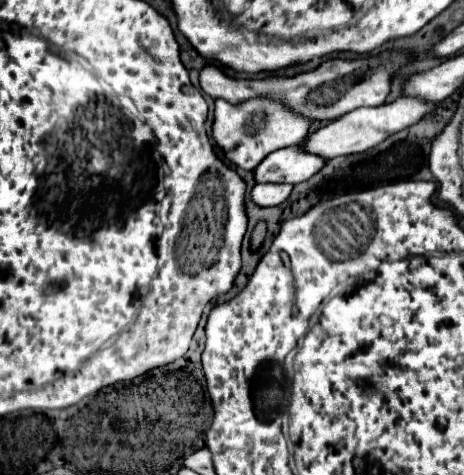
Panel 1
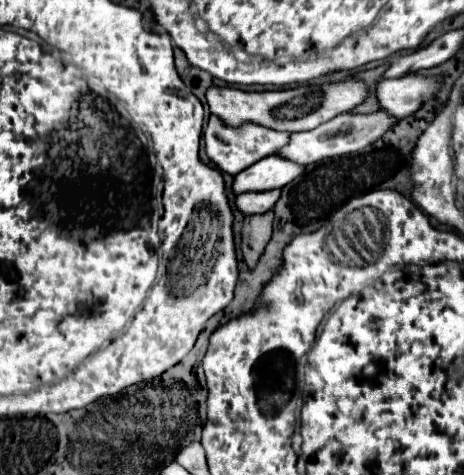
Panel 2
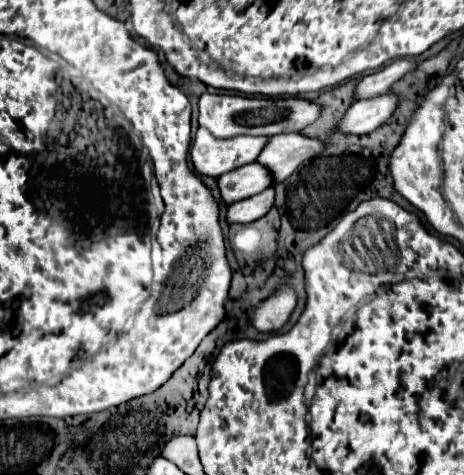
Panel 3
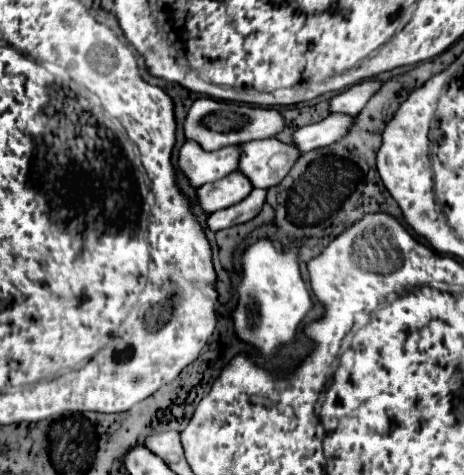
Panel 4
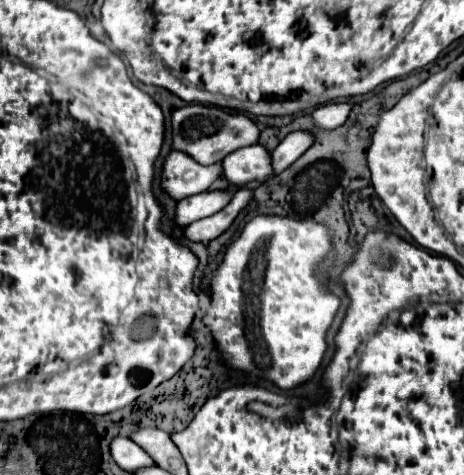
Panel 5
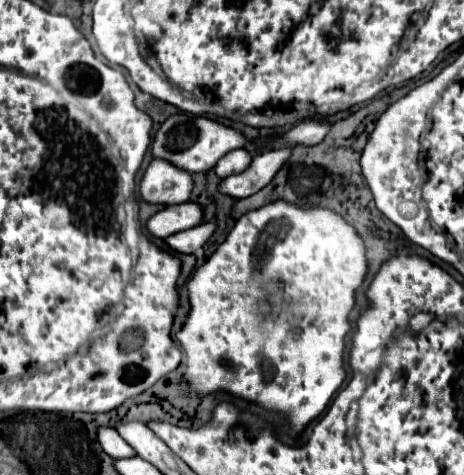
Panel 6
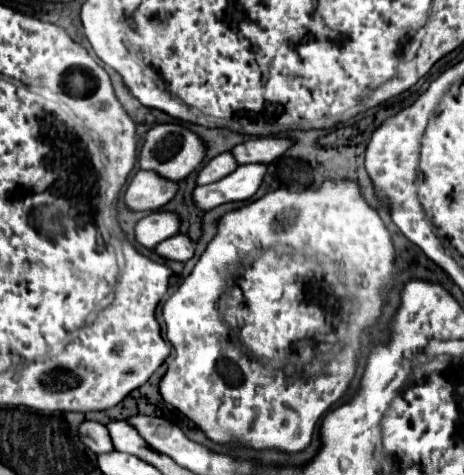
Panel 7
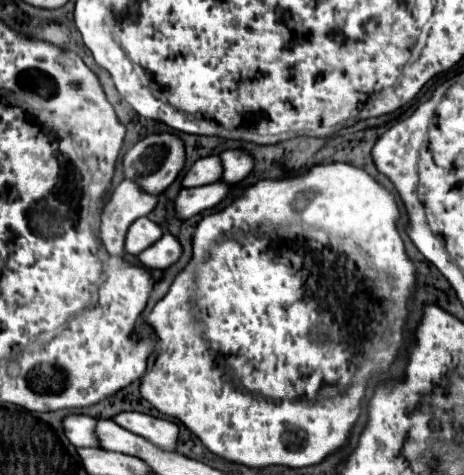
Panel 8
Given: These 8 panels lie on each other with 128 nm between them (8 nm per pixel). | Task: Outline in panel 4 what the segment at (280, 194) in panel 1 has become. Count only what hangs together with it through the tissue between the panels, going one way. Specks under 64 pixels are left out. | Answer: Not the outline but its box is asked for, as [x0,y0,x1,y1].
[206,190,266,232]

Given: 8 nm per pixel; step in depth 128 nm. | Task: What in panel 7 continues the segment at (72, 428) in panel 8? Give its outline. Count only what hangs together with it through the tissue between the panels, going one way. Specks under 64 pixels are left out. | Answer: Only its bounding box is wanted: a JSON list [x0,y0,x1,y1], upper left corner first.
[78,422,112,454]

